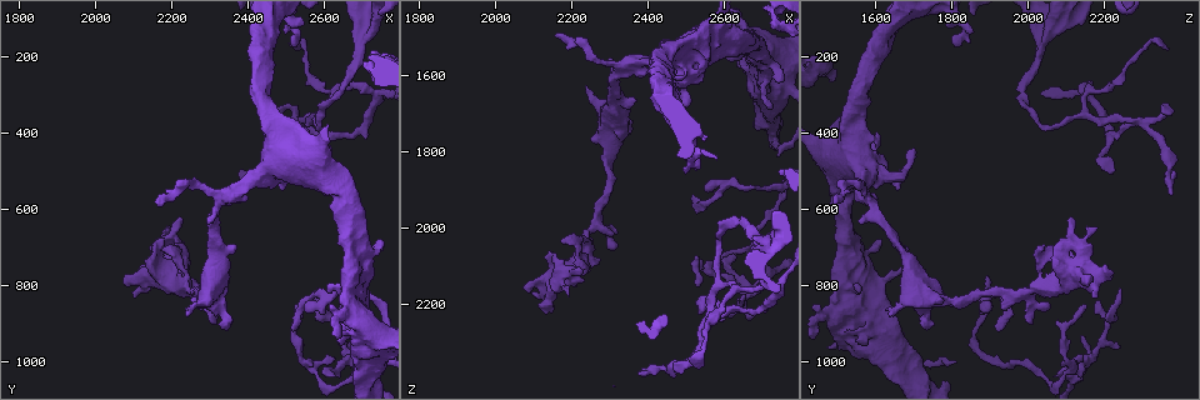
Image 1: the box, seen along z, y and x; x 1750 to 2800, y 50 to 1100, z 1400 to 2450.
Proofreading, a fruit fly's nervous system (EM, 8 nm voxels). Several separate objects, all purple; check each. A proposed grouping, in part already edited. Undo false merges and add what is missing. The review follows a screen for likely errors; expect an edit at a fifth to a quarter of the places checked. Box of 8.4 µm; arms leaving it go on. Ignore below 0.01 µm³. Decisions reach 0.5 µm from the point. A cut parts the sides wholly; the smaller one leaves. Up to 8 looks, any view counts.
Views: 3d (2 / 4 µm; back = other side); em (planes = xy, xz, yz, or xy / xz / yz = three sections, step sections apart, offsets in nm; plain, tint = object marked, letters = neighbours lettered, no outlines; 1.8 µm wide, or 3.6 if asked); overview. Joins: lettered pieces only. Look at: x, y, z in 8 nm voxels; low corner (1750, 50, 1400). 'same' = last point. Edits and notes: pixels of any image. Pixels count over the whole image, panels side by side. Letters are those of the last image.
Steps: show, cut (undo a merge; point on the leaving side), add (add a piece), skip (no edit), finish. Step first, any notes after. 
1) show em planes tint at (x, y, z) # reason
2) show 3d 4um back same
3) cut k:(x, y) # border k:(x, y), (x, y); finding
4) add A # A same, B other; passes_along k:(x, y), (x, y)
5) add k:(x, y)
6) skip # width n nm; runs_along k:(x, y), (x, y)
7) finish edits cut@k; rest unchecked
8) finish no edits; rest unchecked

show 3d 4um at (2710, 900, 1545) # sudden change in width

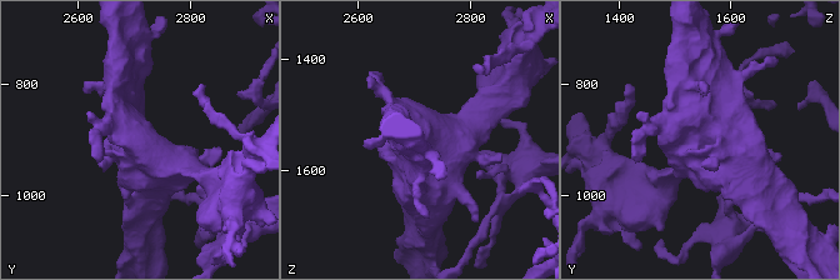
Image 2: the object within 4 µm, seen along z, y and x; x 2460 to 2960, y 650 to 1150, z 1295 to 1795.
show em 3.6um planes tint at (2710, 900, 1545) # need the tissue

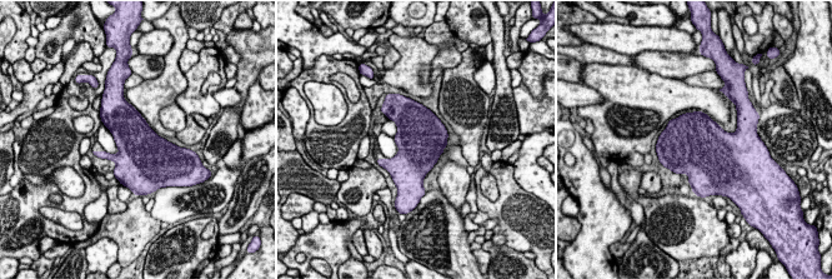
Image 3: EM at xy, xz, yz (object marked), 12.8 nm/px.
show em 3.6um planes letters same # see the neighbours

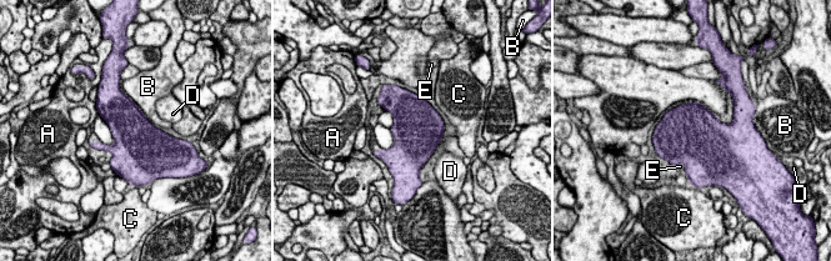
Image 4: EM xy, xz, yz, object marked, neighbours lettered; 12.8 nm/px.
skip # A other, B other, C other, D other, E other; border 4:(139, 109), (159, 129); continuous, no second neuron

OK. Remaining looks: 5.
show em yz step 16 letters at (2610, 830, 1880) # arms part here

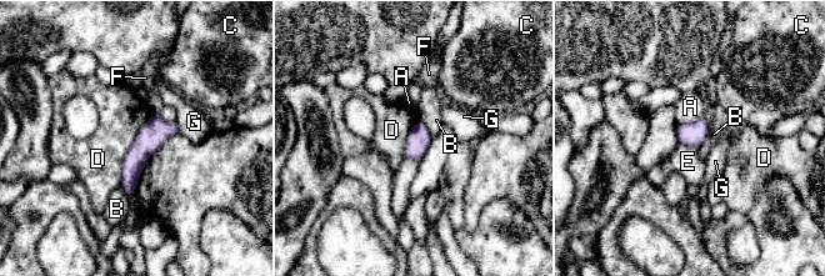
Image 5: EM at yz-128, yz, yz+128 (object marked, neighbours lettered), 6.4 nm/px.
skip # width 160 nm; A other, B other, C other, D other, E other, F other, G other; border 5:(151, 113), (124, 157), (120, 185); all the same neuron

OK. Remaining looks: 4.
show 3d 2um at (2670, 985, 2155) # three arms meet

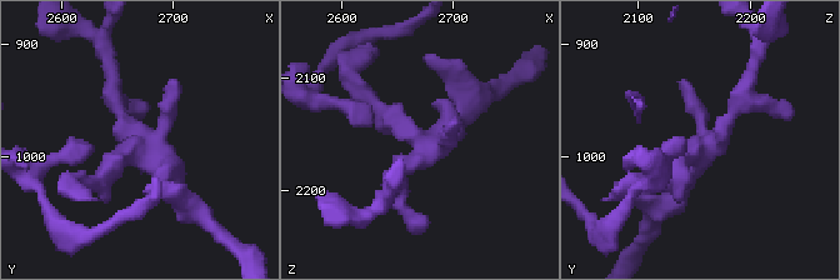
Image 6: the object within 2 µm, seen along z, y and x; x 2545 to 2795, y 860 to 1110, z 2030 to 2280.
show em planes letters at (2666, 992, 2154)

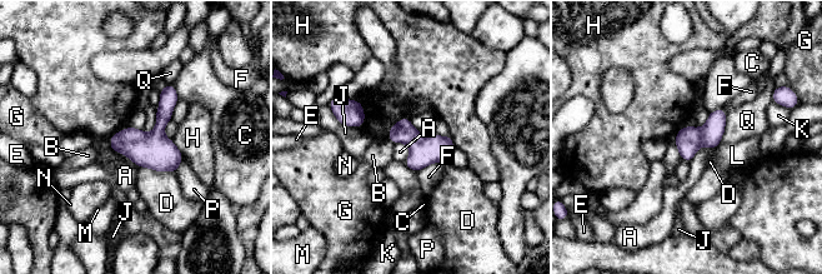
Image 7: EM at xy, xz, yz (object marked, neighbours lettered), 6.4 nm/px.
skip # width 170 nm; A other, B other, C other, D other, E other, F other, G other, H other, J other, K other, L other, M other, N other, P other, Q other; border 7:(396, 142), (409, 148), (404, 162); one neuron here

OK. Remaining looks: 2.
finish no edits; rest unchecked

